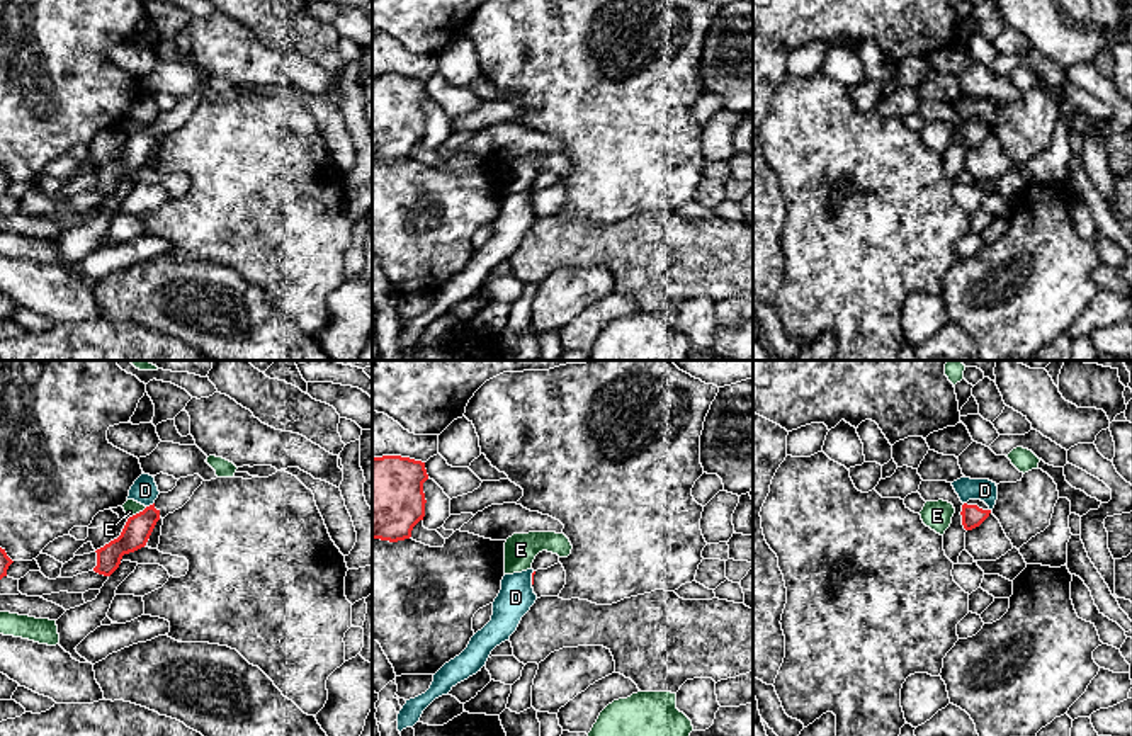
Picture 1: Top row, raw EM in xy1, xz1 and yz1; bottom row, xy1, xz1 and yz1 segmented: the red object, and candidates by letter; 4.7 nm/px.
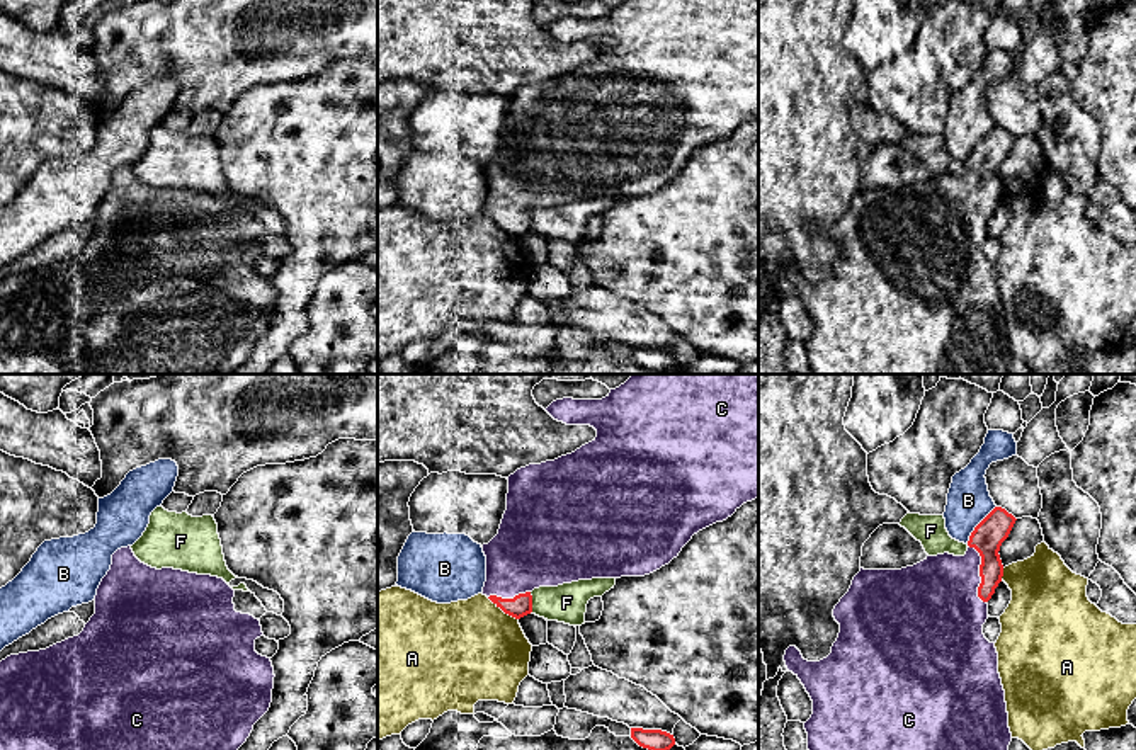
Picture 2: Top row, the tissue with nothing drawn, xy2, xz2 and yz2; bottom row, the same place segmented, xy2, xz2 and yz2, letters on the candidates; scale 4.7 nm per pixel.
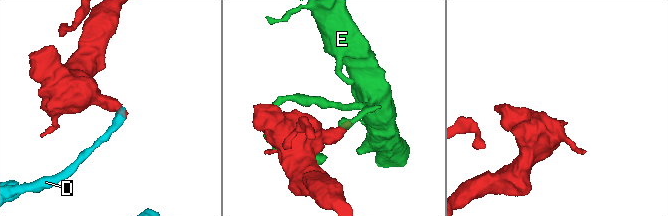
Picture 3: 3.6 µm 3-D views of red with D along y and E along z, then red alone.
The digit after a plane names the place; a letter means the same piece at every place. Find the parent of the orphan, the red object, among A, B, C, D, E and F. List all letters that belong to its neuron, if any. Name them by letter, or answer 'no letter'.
C

